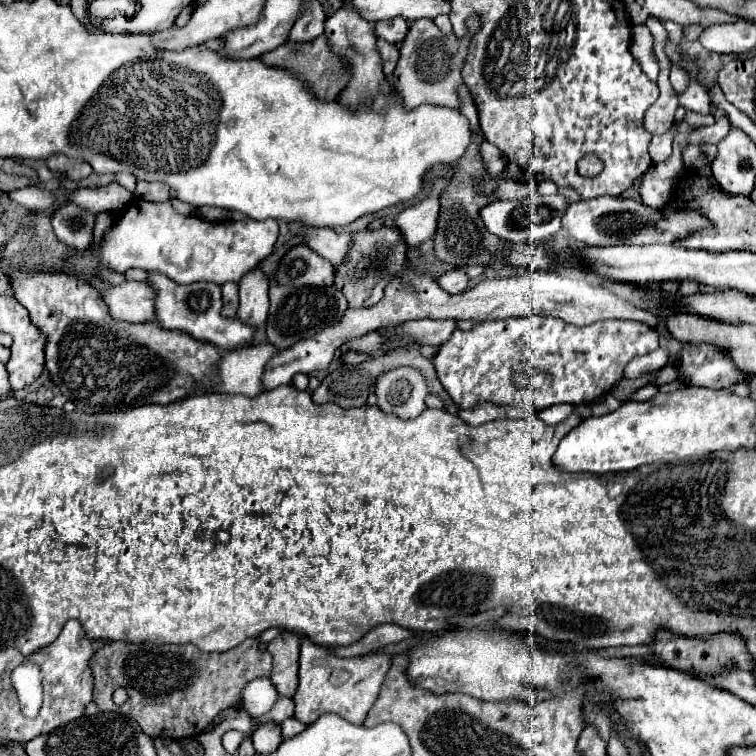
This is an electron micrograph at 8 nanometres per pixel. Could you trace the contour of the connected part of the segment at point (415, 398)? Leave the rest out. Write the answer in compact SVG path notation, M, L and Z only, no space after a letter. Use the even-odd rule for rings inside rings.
M400 366L382 374L376 388L378 406L384 412L392 412L402 418L416 418L424 410L428 394L428 380L412 366Z

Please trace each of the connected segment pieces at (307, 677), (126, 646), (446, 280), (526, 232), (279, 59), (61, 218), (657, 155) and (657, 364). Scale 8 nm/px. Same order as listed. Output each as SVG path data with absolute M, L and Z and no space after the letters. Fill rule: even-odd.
M302 636L300 646L300 684L294 696L296 712L294 718L312 724L322 714L338 714L344 720L352 724L362 724L368 710L376 702L376 696L380 692L380 686L384 682L384 676L390 668L390 656L388 654L366 654L356 658L340 658L330 648L318 646L310 642L306 636Z
M246 638L232 650L226 652L200 652L194 644L132 644L132 642L112 642L102 646L90 660L94 670L94 702L102 712L120 712L136 720L144 734L150 738L170 738L180 740L188 736L202 734L214 718L228 710L238 708L242 702L242 690L254 678L270 678L272 674L272 656L268 650L260 650L260 638ZM116 688L126 688L128 700L122 706L112 702L112 692Z
M452 270L452 272L446 272L438 280L438 284L450 294L460 294L470 288L470 276L464 270Z
M532 194L528 198L520 200L510 200L510 202L492 202L488 208L484 208L482 220L488 228L488 232L500 236L506 242L538 242L544 238L554 236L560 226L562 226L562 214L568 208L568 200L560 194L556 196L540 196Z
M324 34L314 38L312 42L284 42L280 48L262 54L260 60L268 66L292 70L302 80L306 80L312 92L322 100L334 100L342 92L342 86L346 86L346 82L350 80L350 66L340 56L336 56Z
M62 204L52 216L54 234L66 246L84 250L92 242L94 220L96 220L96 214L90 214L74 204Z
M658 134L648 144L648 152L654 164L664 162L672 154L672 134Z
M658 348L650 354L644 354L644 356L638 356L634 358L628 366L626 366L626 378L638 378L642 376L644 372L650 372L650 370L656 370L656 368L662 368L668 364L668 358L670 358L670 352L666 348Z

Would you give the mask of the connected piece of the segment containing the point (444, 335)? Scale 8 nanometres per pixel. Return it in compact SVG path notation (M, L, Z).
M410 320L404 324L398 324L398 328L412 336L412 340L418 340L422 344L432 344L432 346L442 346L450 334L458 328L456 320Z

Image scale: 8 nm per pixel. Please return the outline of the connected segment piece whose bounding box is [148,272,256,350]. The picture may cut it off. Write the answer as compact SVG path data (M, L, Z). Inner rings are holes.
M150 272L148 282L156 288L158 292L158 302L156 302L156 318L158 322L168 328L168 330L180 330L190 334L194 340L200 342L212 342L222 350L238 350L242 346L252 344L256 328L246 326L238 318L224 318L222 316L222 298L220 298L220 286L212 282L200 282L200 284L190 284L190 286L178 286L172 280L168 280L162 274ZM190 298L196 298L192 302Z

